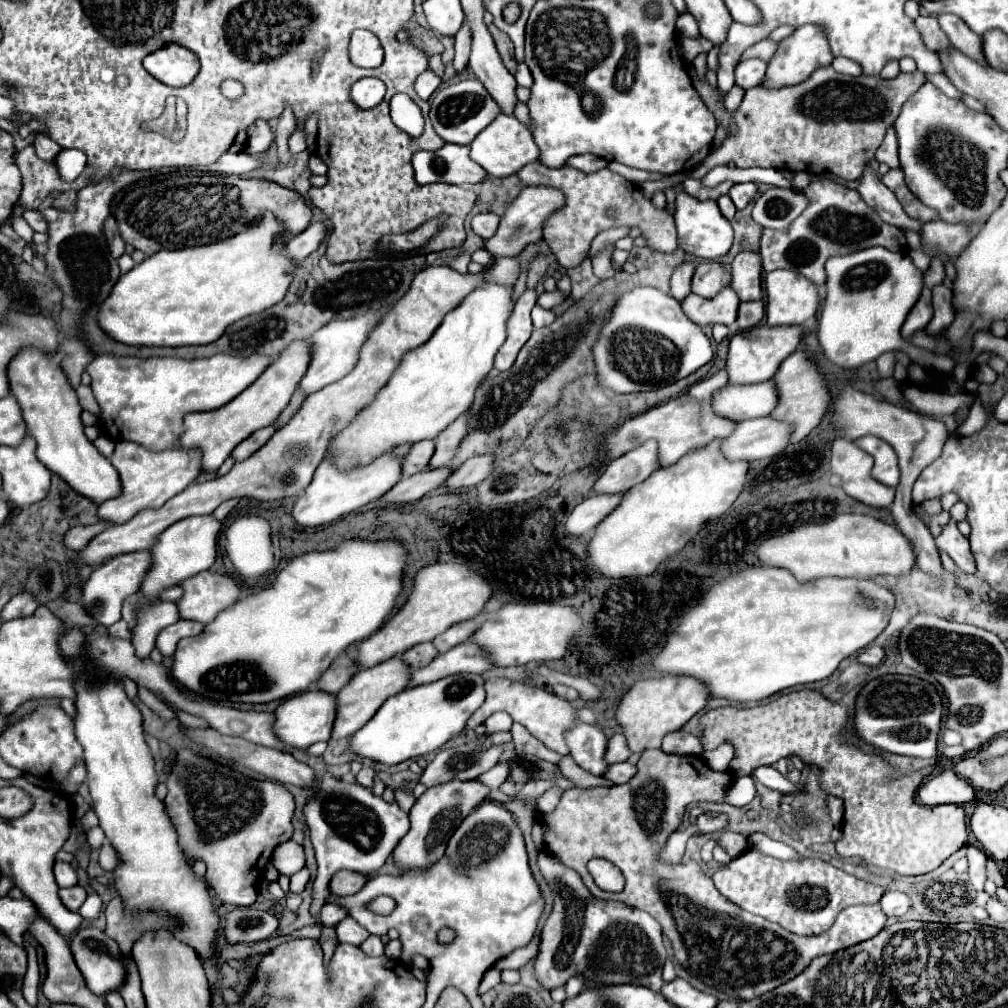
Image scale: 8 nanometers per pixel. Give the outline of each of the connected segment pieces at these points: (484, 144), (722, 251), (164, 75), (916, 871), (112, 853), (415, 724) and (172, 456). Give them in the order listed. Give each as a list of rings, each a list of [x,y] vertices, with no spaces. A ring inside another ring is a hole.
[[[500,113],[494,119],[494,123],[490,123],[482,133],[476,135],[476,139],[472,141],[470,149],[472,149],[470,151],[472,161],[476,161],[478,165],[482,165],[486,169],[486,173],[492,175],[492,177],[514,175],[524,165],[538,161],[538,155],[540,155],[534,139],[532,139],[530,129],[524,123],[520,123],[516,117],[508,117],[504,113]]]
[[[684,191],[676,195],[676,213],[674,213],[676,229],[678,229],[678,245],[700,259],[722,259],[728,255],[732,247],[732,225],[720,213],[716,201],[700,201]]]
[[[172,43],[144,57],[144,69],[168,87],[186,87],[198,75],[198,57]]]
[[[802,689],[788,695],[780,695],[776,701],[750,707],[750,709],[736,709],[736,707],[722,707],[706,711],[700,717],[702,735],[700,743],[704,751],[716,749],[724,741],[732,741],[736,749],[736,757],[730,763],[730,771],[738,775],[750,775],[752,769],[760,765],[774,765],[782,757],[798,755],[806,765],[814,765],[820,769],[820,787],[844,801],[846,813],[844,813],[844,825],[842,825],[842,837],[836,841],[836,845],[842,849],[850,849],[850,855],[858,855],[862,859],[874,859],[876,867],[894,871],[898,875],[924,875],[940,867],[952,853],[968,845],[968,831],[966,831],[966,817],[962,813],[962,807],[958,805],[936,805],[926,807],[916,803],[914,795],[920,783],[924,781],[922,771],[912,771],[904,775],[896,775],[894,767],[878,753],[864,751],[848,731],[848,707],[842,701],[830,701],[820,691],[814,689]]]
[[[104,841],[104,845],[100,847],[100,865],[106,871],[114,871],[114,867],[120,865],[118,853],[116,853],[116,849],[108,841]]]
[[[450,675],[436,683],[404,689],[386,699],[376,715],[348,739],[348,749],[382,765],[396,765],[412,757],[440,749],[464,729],[468,717],[484,703],[484,679],[480,675]]]
[[[116,441],[116,449],[110,457],[114,469],[120,475],[122,493],[118,497],[112,497],[98,505],[96,517],[100,521],[120,525],[132,519],[136,511],[144,509],[156,509],[162,507],[170,497],[184,491],[198,475],[200,475],[200,451],[180,451],[180,449],[168,449],[168,451],[148,451],[146,447],[140,447],[132,441]]]

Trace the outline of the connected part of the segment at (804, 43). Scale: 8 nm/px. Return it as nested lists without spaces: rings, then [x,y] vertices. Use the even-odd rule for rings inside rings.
[[[816,25],[798,27],[790,37],[786,37],[786,39],[782,39],[778,43],[778,49],[776,49],[774,57],[768,61],[768,71],[766,71],[764,83],[760,87],[764,87],[764,89],[780,89],[780,87],[790,87],[790,85],[802,83],[818,67],[830,65],[832,59],[834,57],[830,53],[828,39],[826,39],[826,35],[824,35],[824,31],[820,27],[816,27]]]

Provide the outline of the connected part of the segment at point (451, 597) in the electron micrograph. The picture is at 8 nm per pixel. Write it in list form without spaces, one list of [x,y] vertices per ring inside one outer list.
[[[436,563],[434,569],[420,569],[414,575],[414,585],[408,601],[402,605],[402,609],[392,615],[380,631],[364,639],[354,655],[354,663],[358,667],[372,667],[378,663],[384,663],[396,655],[402,655],[410,647],[432,641],[436,635],[444,633],[452,623],[460,623],[466,619],[476,617],[484,603],[490,599],[492,591],[482,575],[472,573],[468,567],[458,563]]]

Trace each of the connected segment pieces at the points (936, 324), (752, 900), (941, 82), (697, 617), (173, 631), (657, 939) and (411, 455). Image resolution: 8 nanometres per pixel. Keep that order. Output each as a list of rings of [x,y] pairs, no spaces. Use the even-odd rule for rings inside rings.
[[[936,285],[932,289],[932,305],[934,305],[934,317],[926,327],[928,335],[936,335],[936,331],[942,333],[954,321],[952,291],[946,285]]]
[[[754,849],[744,851],[728,865],[718,869],[712,875],[712,881],[726,899],[744,911],[774,921],[796,935],[820,935],[834,923],[836,915],[840,913],[836,909],[846,909],[850,905],[870,905],[879,902],[882,897],[882,887],[856,881],[856,877],[822,863],[822,859],[802,857],[794,861],[780,861]],[[796,913],[804,913],[804,917],[796,917]],[[798,919],[804,919],[804,923],[800,925]]]
[[[926,73],[928,75],[928,81],[930,83],[934,83],[940,91],[944,91],[948,97],[956,97],[956,99],[960,99],[960,91],[944,77],[944,73]]]
[[[746,567],[734,575],[724,577],[722,581],[714,583],[708,593],[704,593],[704,597],[694,603],[692,607],[688,607],[680,619],[678,619],[678,629],[674,633],[670,633],[668,643],[664,645],[664,651],[660,651],[660,655],[656,655],[656,659],[652,659],[652,669],[662,673],[662,675],[694,675],[694,679],[700,679],[706,687],[710,697],[720,697],[726,701],[734,701],[734,703],[748,703],[748,701],[762,701],[768,699],[770,695],[794,687],[794,685],[804,685],[804,683],[814,683],[814,681],[822,681],[826,677],[830,677],[838,665],[858,653],[860,649],[868,647],[888,625],[890,621],[890,613],[894,609],[894,595],[892,591],[888,591],[886,587],[874,583],[872,579],[840,579],[840,577],[822,577],[822,579],[814,579],[808,583],[798,583],[786,569],[776,569],[776,567]]]
[[[176,621],[174,625],[164,627],[158,637],[156,637],[156,647],[164,657],[172,657],[176,651],[176,643],[184,637],[194,637],[204,629],[202,623],[194,623],[194,621]]]
[[[538,851],[538,869],[542,871],[542,877],[548,881],[554,893],[554,907],[544,927],[540,929],[540,951],[538,951],[538,957],[534,959],[534,975],[544,989],[552,991],[552,989],[564,987],[566,981],[574,975],[584,977],[586,981],[584,989],[604,987],[604,985],[614,985],[614,983],[636,983],[652,991],[662,989],[664,985],[662,965],[666,961],[666,949],[662,943],[660,923],[654,917],[650,917],[648,913],[640,909],[626,907],[620,901],[602,901],[594,897],[582,885],[582,879],[574,869],[566,867],[562,861],[558,861],[556,857],[544,851]]]
[[[434,441],[414,443],[410,447],[410,451],[402,457],[402,473],[404,475],[414,475],[418,471],[424,471],[432,453],[434,453]]]

